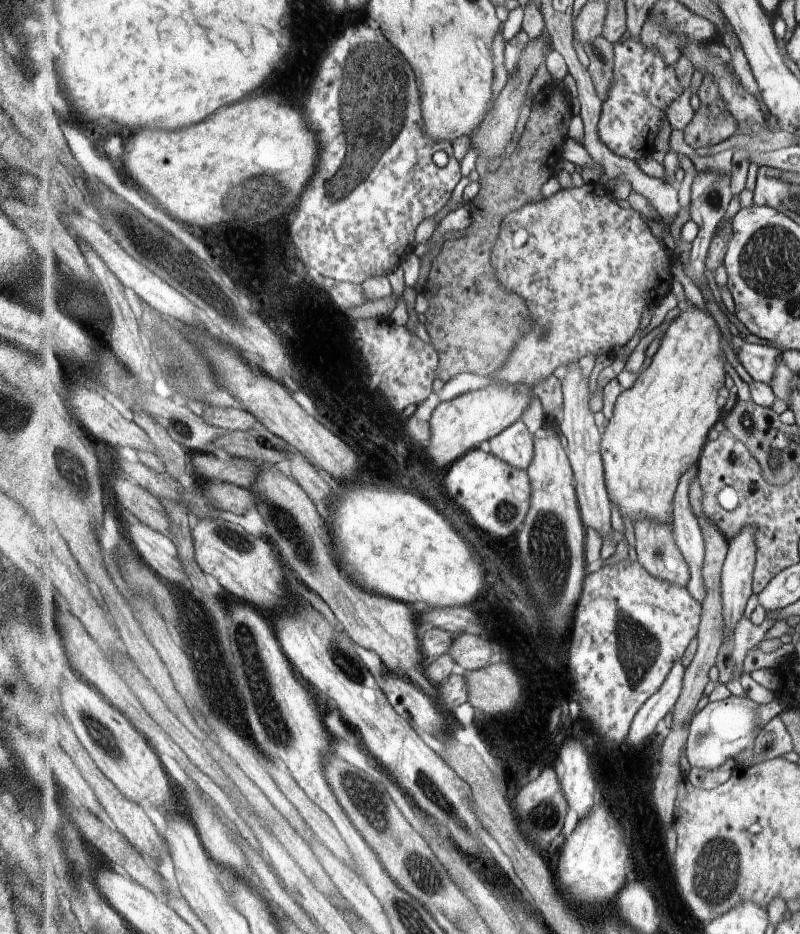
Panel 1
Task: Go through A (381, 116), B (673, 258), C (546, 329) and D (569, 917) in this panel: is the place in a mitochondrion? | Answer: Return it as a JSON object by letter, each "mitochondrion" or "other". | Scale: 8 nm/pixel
{"A":"mitochondrion","B":"other","C":"mitochondrion","D":"other"}

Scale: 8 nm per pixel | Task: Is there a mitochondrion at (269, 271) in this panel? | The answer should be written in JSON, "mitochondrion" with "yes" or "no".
{"mitochondrion":"no"}

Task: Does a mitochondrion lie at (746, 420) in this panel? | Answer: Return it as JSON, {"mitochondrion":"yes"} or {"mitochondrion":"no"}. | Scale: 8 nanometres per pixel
{"mitochondrion":"yes"}

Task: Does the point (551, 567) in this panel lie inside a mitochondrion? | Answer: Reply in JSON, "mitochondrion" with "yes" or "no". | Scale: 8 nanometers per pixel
{"mitochondrion":"yes"}

